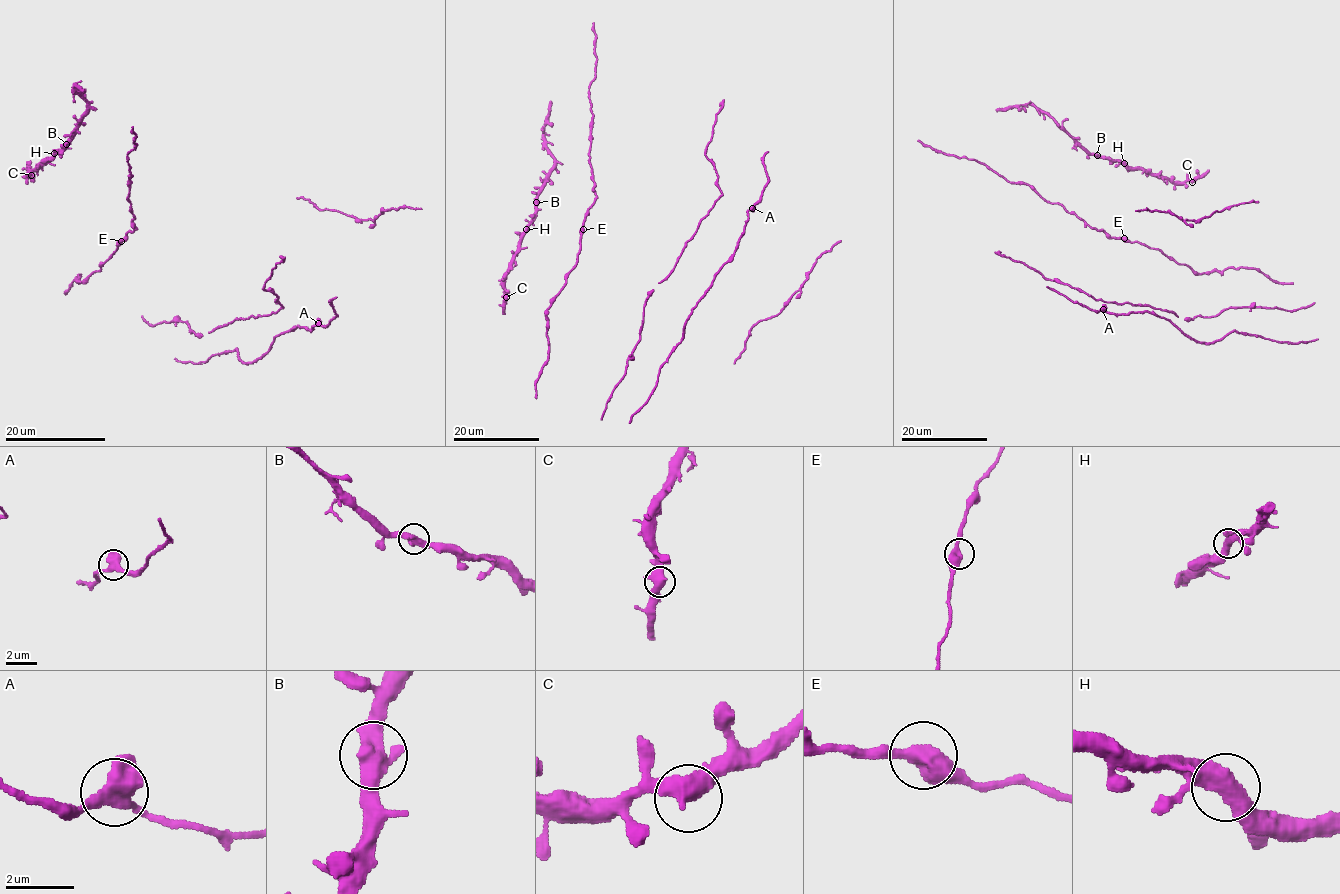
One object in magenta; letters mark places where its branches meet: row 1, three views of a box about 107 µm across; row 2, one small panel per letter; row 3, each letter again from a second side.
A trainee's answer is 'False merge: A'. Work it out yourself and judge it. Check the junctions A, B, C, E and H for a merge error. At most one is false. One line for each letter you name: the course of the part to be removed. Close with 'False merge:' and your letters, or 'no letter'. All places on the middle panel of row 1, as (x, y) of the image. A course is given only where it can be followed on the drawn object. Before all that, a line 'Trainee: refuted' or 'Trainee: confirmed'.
Trainee: refuted
False merge: no letter

